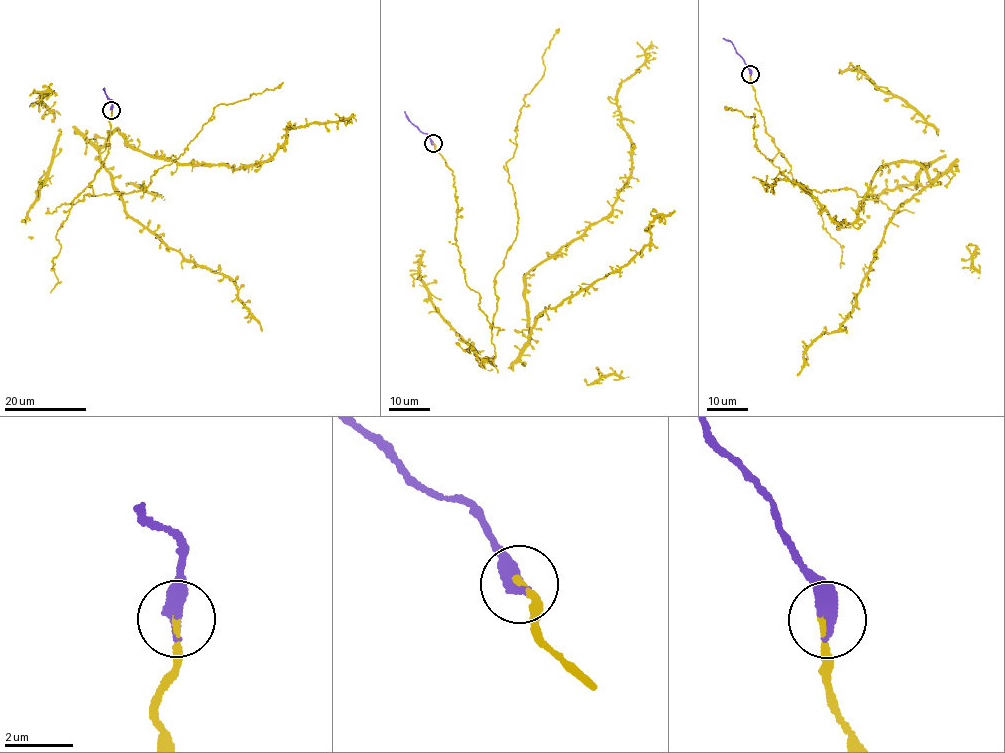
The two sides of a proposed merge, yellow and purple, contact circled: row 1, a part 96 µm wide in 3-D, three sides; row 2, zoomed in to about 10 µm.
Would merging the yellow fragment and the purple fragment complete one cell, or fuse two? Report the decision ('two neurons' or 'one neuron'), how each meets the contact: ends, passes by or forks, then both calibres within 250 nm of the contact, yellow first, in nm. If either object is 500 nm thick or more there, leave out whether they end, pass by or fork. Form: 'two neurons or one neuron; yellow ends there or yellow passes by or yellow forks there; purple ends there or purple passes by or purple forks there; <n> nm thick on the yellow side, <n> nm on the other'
one neuron; 180 nm thick on the yellow side, 500 nm on the other

